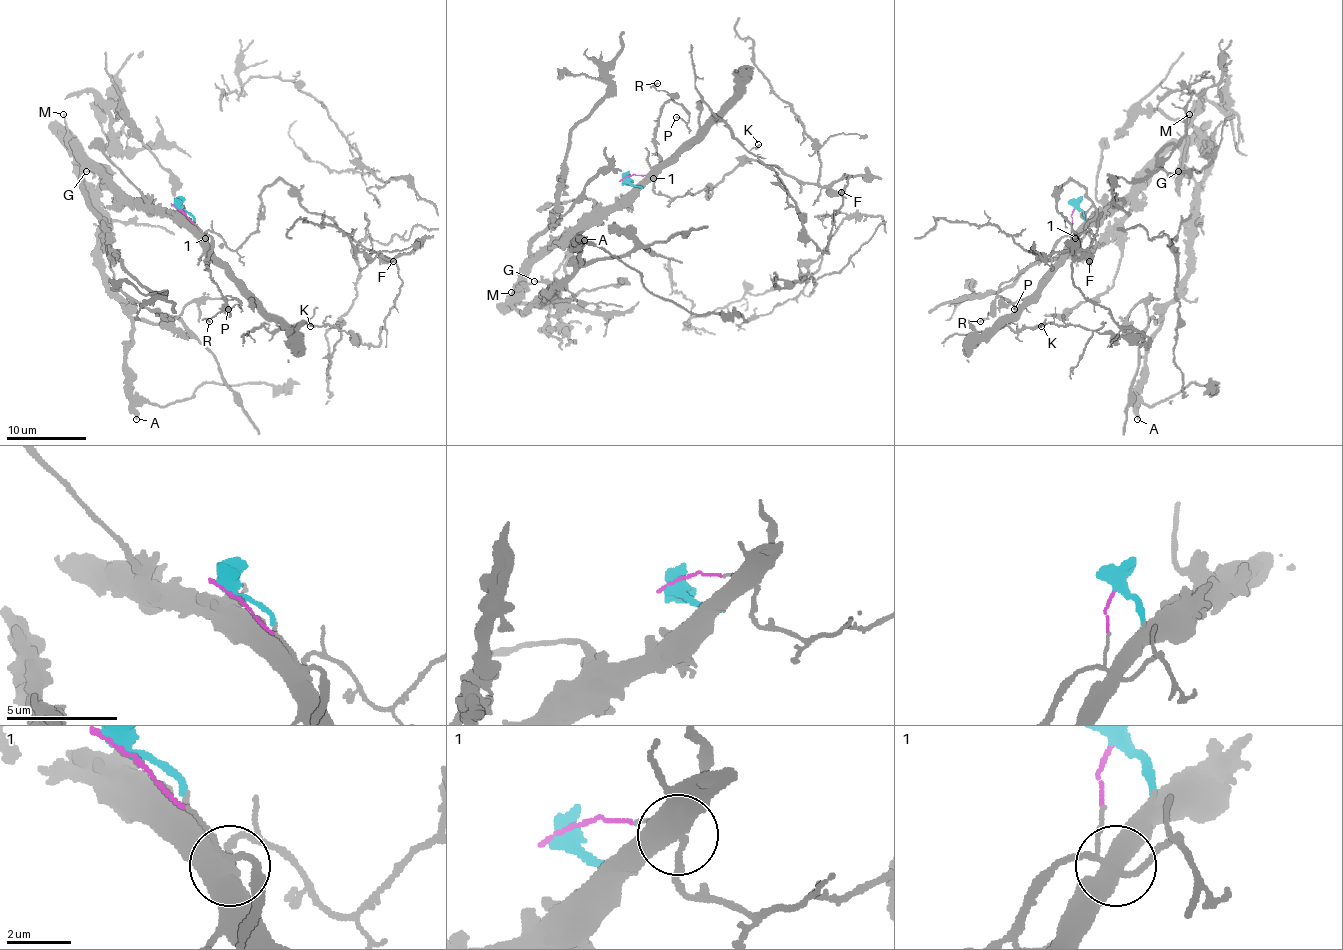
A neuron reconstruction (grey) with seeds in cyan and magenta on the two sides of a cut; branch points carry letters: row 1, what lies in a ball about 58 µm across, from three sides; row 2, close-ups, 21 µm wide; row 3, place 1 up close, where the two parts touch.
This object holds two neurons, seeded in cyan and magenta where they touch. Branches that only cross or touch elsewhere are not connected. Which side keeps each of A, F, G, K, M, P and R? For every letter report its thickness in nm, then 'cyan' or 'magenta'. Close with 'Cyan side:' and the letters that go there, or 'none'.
A: calibre 420 nm; cyan
F: calibre 340 nm; magenta
G: calibre 120 nm; cyan
K: calibre 150 nm; magenta
M: calibre 140 nm; cyan
P: calibre 120 nm; magenta
R: calibre 160 nm; magenta
Cyan side: A, G, M

